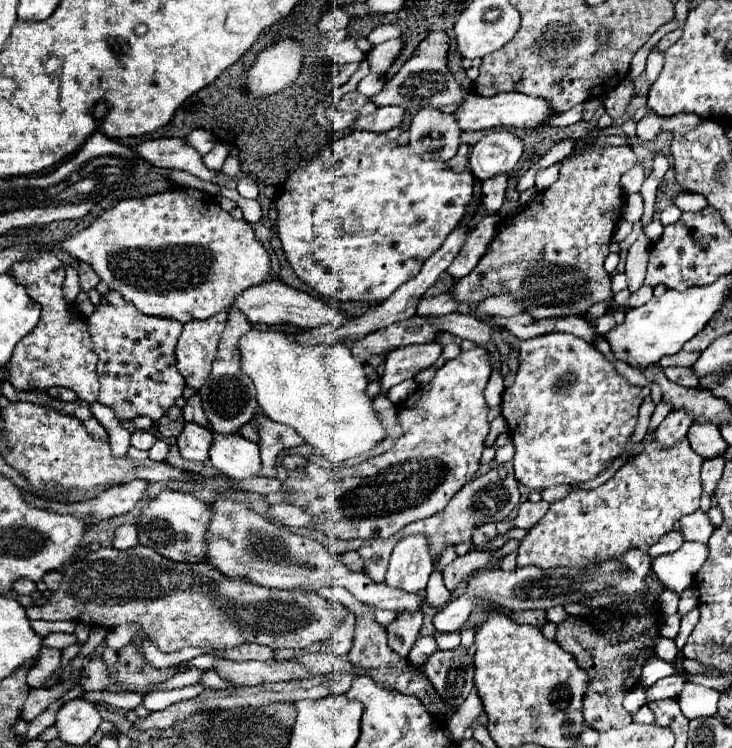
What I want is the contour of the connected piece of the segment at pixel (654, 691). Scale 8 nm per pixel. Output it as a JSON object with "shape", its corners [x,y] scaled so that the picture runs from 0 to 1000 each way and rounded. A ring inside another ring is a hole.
{"shape":[[[917,902],[917,905],[906,905],[900,908],[892,918],[887,918],[881,926],[884,926],[884,937],[892,937],[892,934],[908,934],[908,932],[928,932],[930,924],[933,924],[933,916],[939,913],[939,902]]]}

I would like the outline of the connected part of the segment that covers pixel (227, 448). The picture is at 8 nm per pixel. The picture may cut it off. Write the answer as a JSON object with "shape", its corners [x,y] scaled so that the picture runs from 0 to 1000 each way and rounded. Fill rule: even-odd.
{"shape":[[[291,579],[291,598],[286,600],[288,619],[318,640],[348,638],[357,630],[354,598],[327,579]]]}

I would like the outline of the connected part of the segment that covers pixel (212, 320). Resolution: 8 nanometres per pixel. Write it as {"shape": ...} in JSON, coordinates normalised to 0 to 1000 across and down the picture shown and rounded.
{"shape":[[[296,418],[280,429],[261,429],[250,434],[250,445],[239,461],[239,477],[242,496],[250,501],[255,517],[272,523],[286,504],[288,485],[307,440],[307,426],[310,418]]]}

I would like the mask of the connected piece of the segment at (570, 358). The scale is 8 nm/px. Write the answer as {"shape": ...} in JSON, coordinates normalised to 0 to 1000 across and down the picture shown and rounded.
{"shape":[[[758,443],[758,445],[750,445],[750,448],[736,448],[736,451],[725,451],[725,453],[709,453],[704,451],[701,445],[690,448],[690,459],[698,464],[698,469],[706,469],[709,472],[709,493],[706,493],[706,504],[701,509],[698,517],[693,517],[687,523],[687,539],[684,539],[684,555],[690,557],[693,568],[695,568],[695,582],[704,592],[704,611],[701,611],[701,622],[704,622],[704,638],[712,648],[728,654],[728,656],[742,656],[747,651],[755,651],[755,648],[764,648],[764,646],[799,646],[799,643],[807,643],[813,640],[818,632],[824,632],[832,619],[843,611],[848,611],[857,600],[857,592],[867,576],[867,568],[870,568],[870,555],[873,555],[873,544],[878,539],[878,531],[873,528],[873,517],[862,515],[851,501],[843,499],[840,488],[824,475],[818,472],[805,456],[788,451],[788,448],[780,448],[780,445],[766,445],[766,443]]]}

